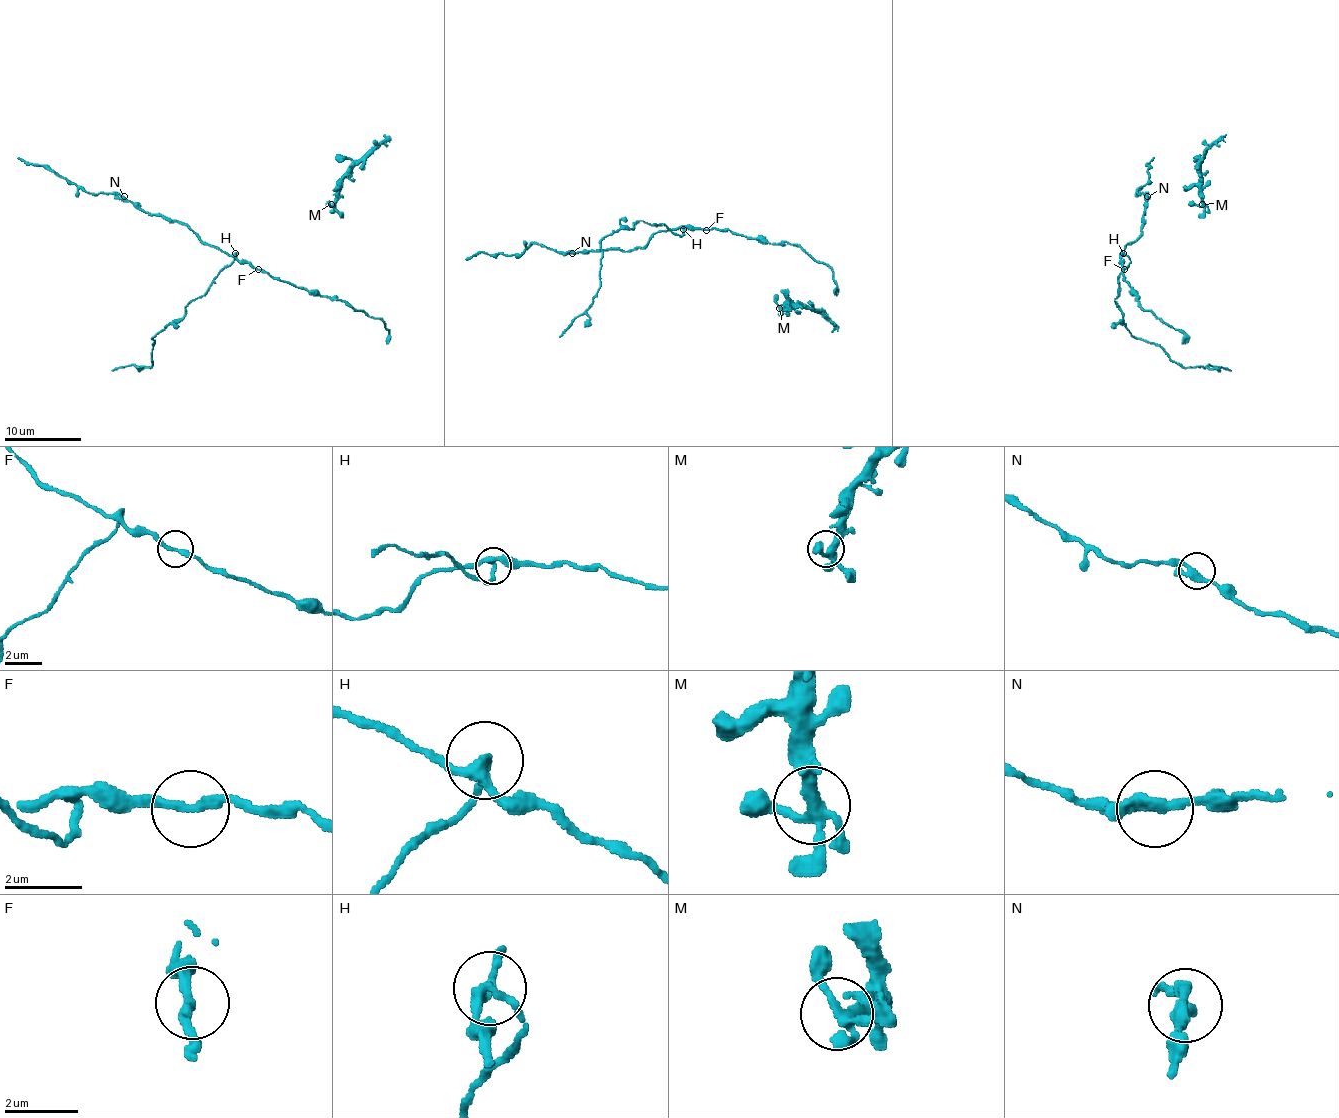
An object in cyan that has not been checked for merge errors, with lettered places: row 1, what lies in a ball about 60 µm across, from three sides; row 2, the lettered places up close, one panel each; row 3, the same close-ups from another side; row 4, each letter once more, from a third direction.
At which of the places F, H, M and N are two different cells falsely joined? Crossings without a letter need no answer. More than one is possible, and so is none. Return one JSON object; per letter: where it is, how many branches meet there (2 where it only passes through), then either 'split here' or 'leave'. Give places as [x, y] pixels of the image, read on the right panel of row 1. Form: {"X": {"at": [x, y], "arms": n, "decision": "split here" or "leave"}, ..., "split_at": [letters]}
{"F": {"at": [1124, 269], "arms": 2, "decision": "leave"}, "H": {"at": [1123, 253], "arms": 3, "decision": "split here"}, "M": {"at": [1202, 204], "arms": 4, "decision": "leave"}, "N": {"at": [1147, 196], "arms": 2, "decision": "leave"}, "split_at": ["H"]}

